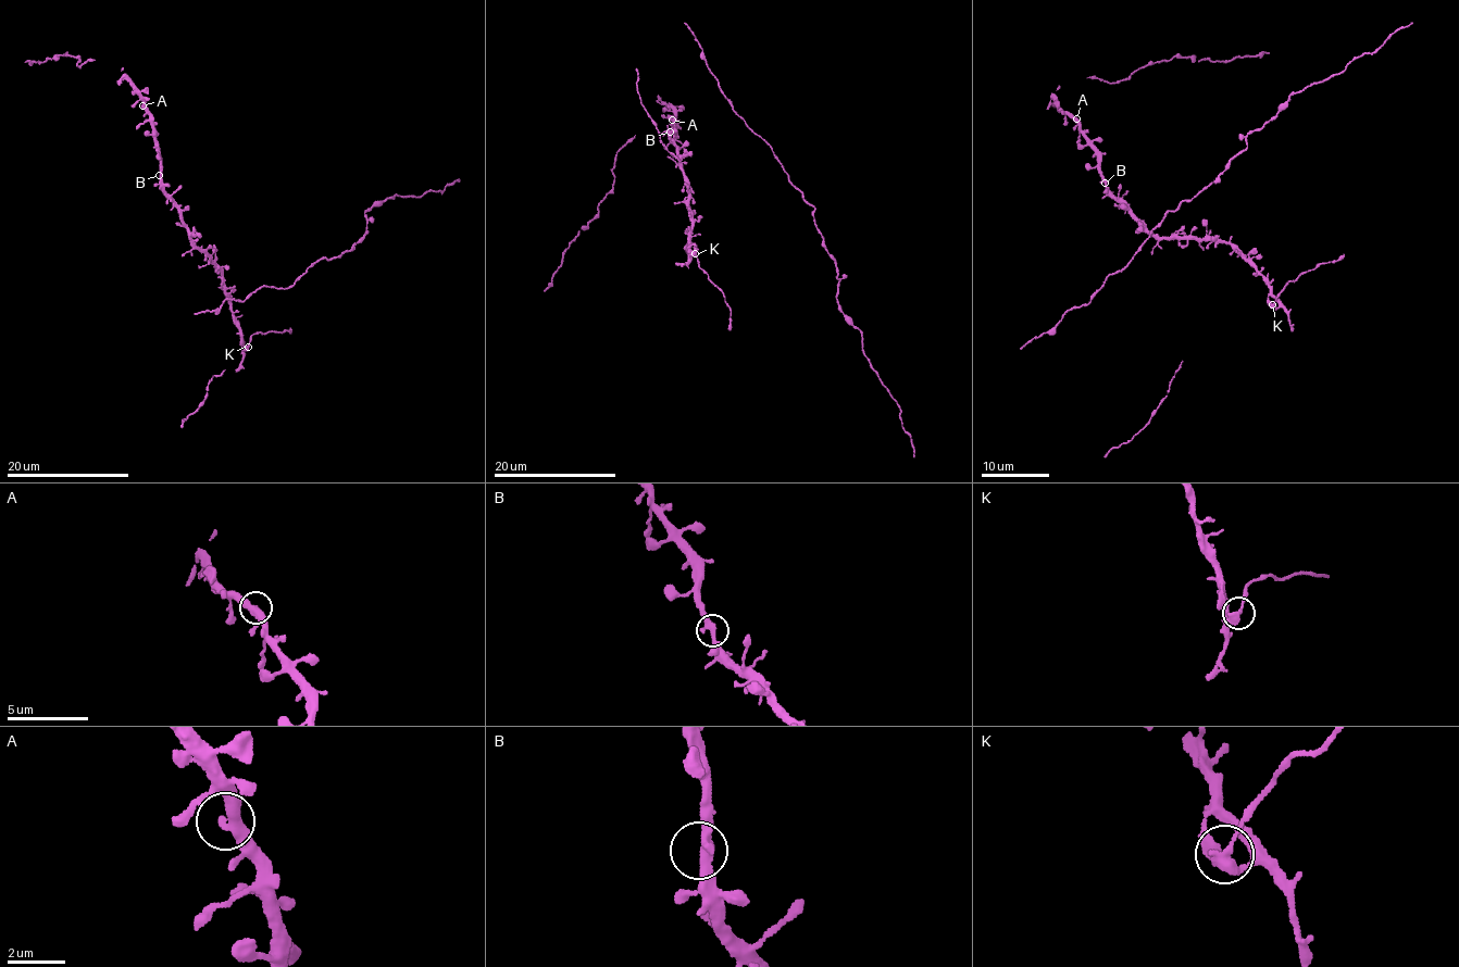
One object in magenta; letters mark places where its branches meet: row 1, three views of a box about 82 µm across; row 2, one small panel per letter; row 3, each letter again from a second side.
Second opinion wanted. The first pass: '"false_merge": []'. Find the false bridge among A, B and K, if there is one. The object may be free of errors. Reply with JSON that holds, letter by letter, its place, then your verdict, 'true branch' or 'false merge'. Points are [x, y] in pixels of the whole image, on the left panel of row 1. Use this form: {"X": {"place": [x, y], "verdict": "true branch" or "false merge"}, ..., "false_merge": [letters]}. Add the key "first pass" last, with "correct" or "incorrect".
{"A": {"place": [142, 105], "verdict": "true branch"}, "B": {"place": [159, 175], "verdict": "true branch"}, "K": {"place": [248, 347], "verdict": "true branch"}, "false_merge": [], "first pass": "correct"}

